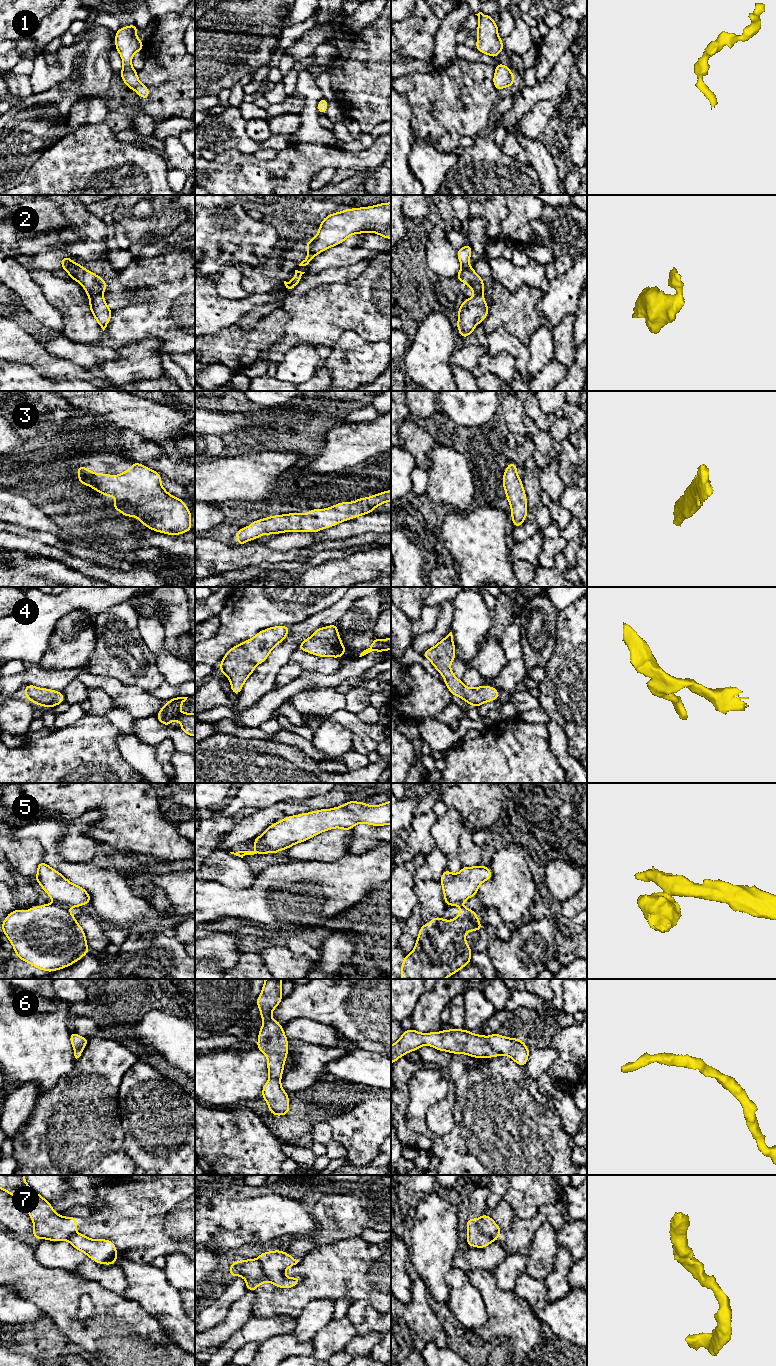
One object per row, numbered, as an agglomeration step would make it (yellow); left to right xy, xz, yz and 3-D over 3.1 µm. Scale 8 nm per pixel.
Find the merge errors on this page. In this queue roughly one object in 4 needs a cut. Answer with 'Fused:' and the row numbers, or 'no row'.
Fused: 2, 5, 7

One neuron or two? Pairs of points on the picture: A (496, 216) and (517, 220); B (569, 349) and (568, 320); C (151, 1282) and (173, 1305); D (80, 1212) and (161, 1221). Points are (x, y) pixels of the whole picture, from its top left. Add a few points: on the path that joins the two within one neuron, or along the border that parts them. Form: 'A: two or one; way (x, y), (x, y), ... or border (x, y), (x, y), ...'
A: two; border (504, 218), (501, 222), (500, 237)
B: one; way (567, 342), (567, 327)
C: one; way (154, 1288), (167, 1301)
D: two; border (91, 1208), (91, 1214), (87, 1218), (78, 1218)

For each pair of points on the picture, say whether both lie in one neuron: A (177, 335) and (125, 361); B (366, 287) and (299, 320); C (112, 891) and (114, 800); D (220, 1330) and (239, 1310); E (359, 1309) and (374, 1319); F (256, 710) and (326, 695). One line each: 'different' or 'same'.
A: different
B: same
C: different
D: same
E: same
F: different

